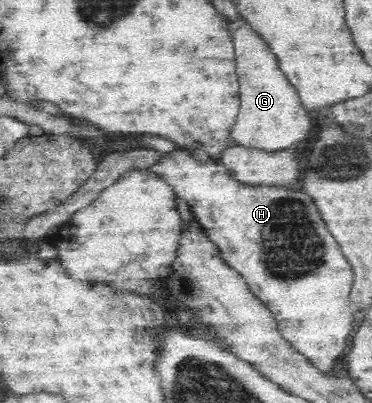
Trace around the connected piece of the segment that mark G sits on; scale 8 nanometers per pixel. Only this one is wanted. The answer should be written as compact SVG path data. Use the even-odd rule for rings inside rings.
M236 19L228 25L228 33L234 41L236 51L236 73L240 81L240 109L236 123L232 125L232 133L229 133L229 141L240 147L252 147L264 151L276 151L287 149L304 141L310 133L310 117L302 109L302 103L296 95L296 89L280 75L280 69L276 69L276 59L260 47L260 39L244 27L242 19Z

